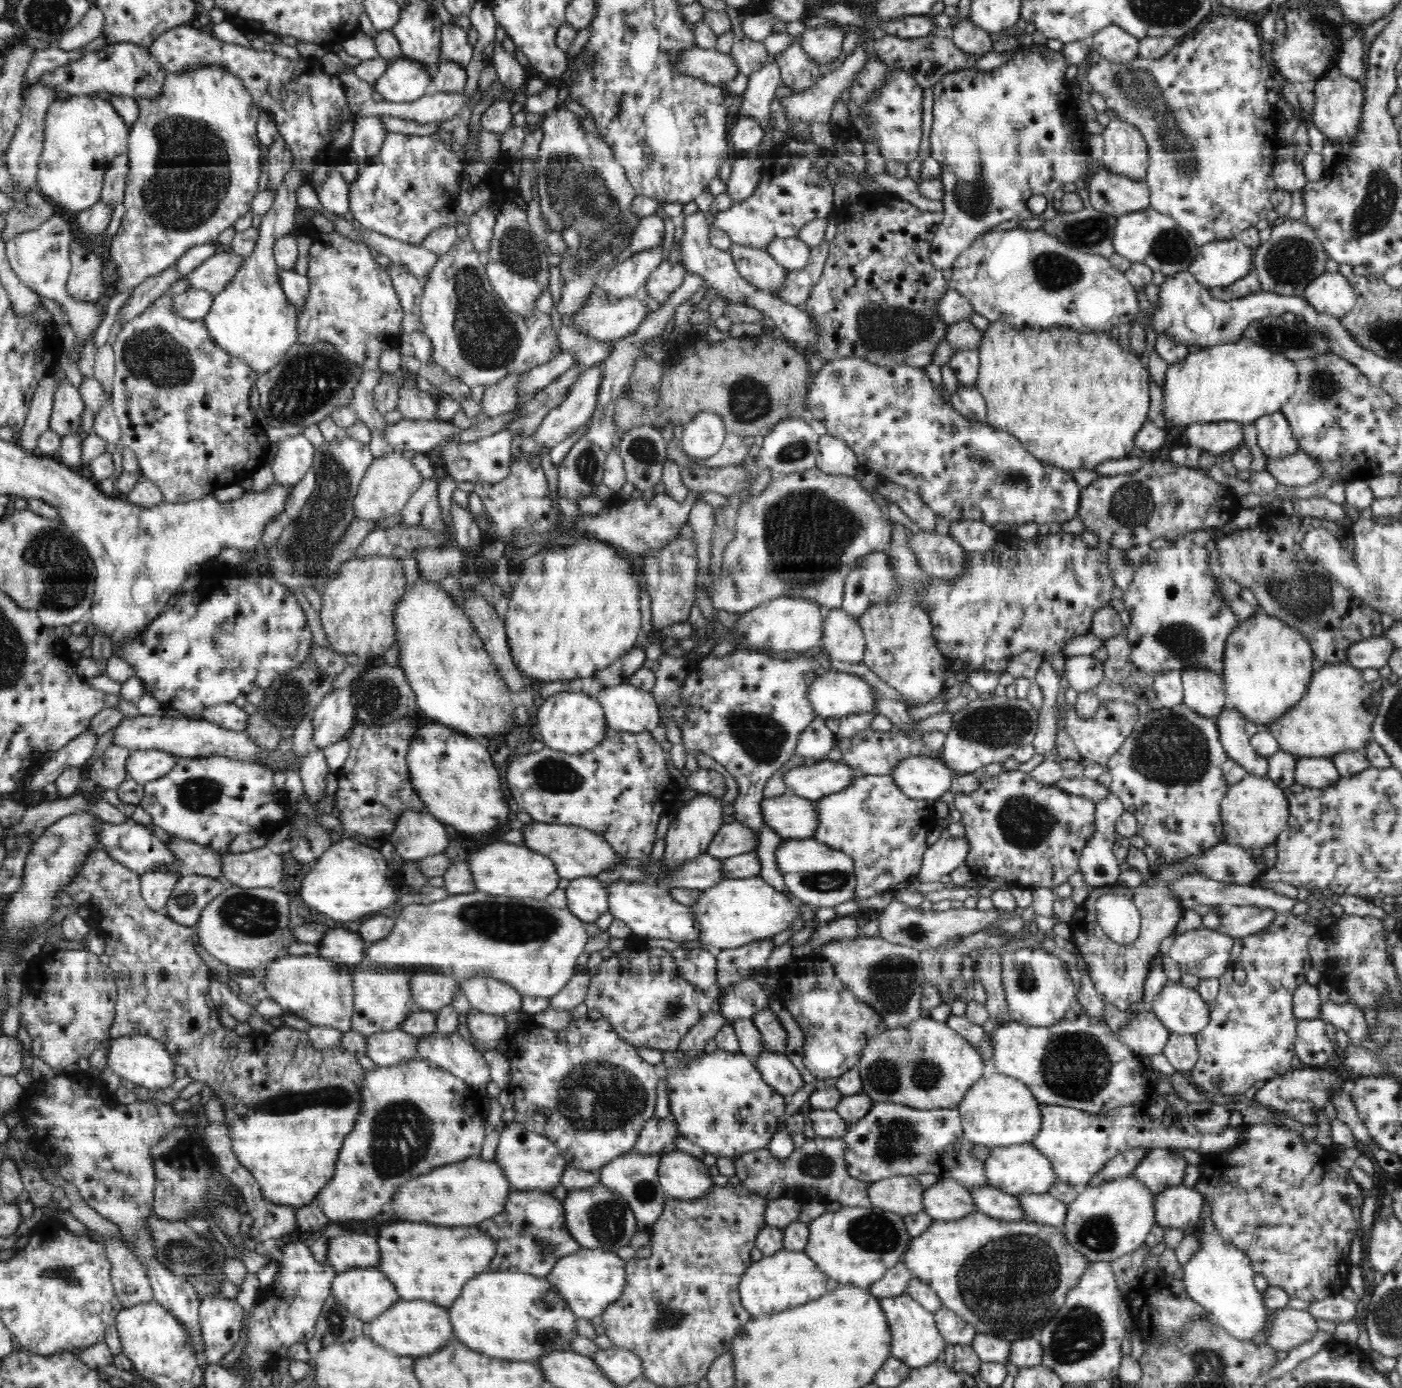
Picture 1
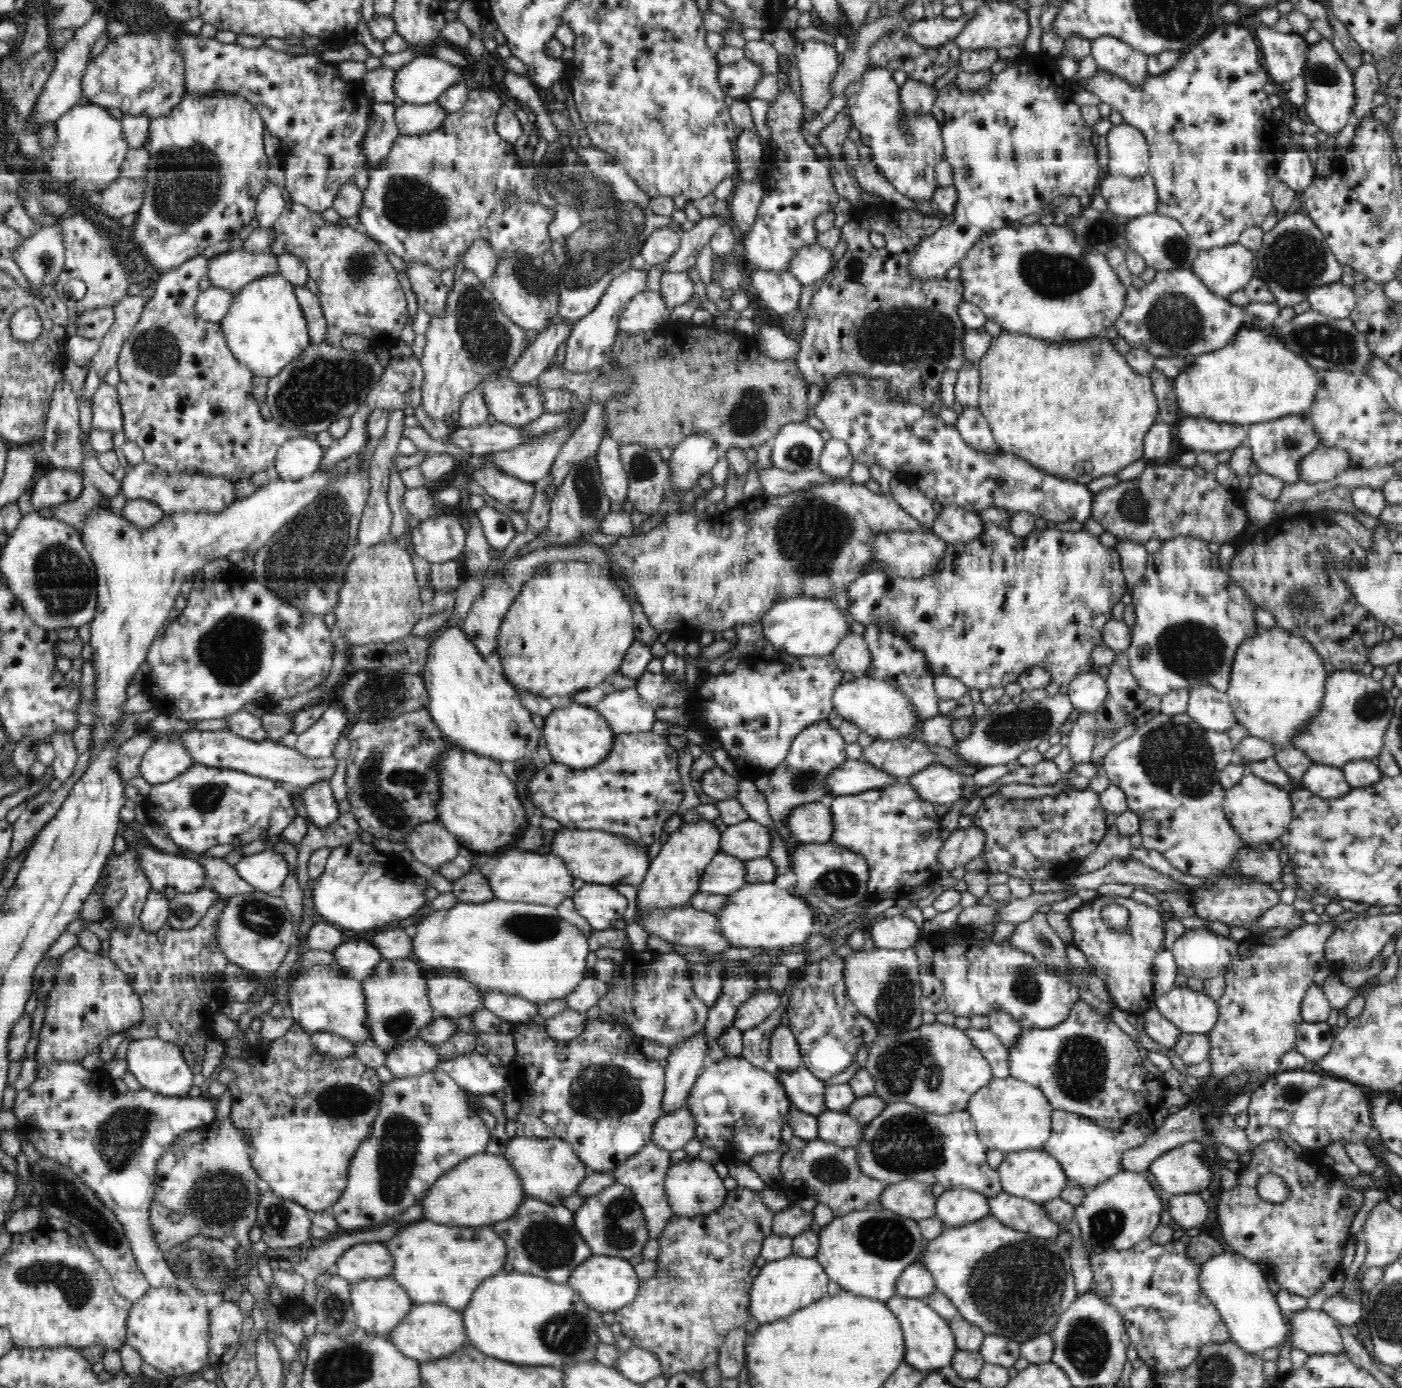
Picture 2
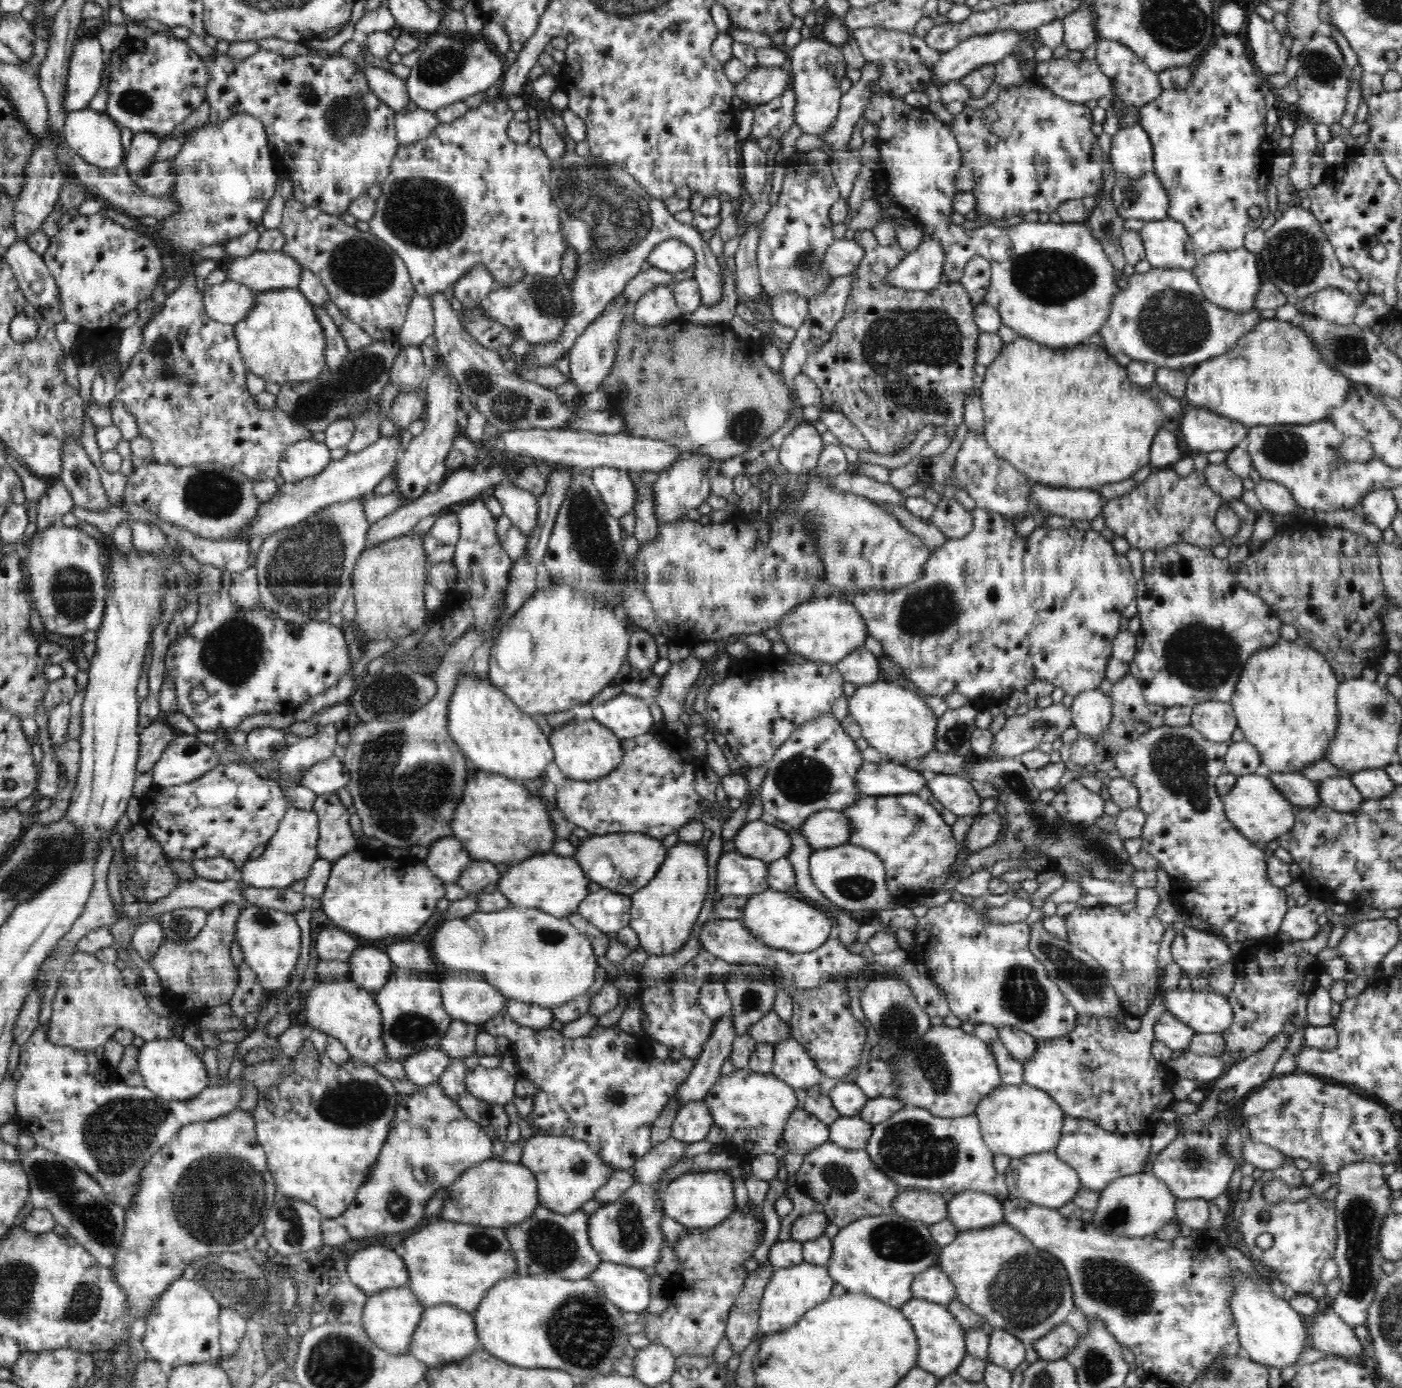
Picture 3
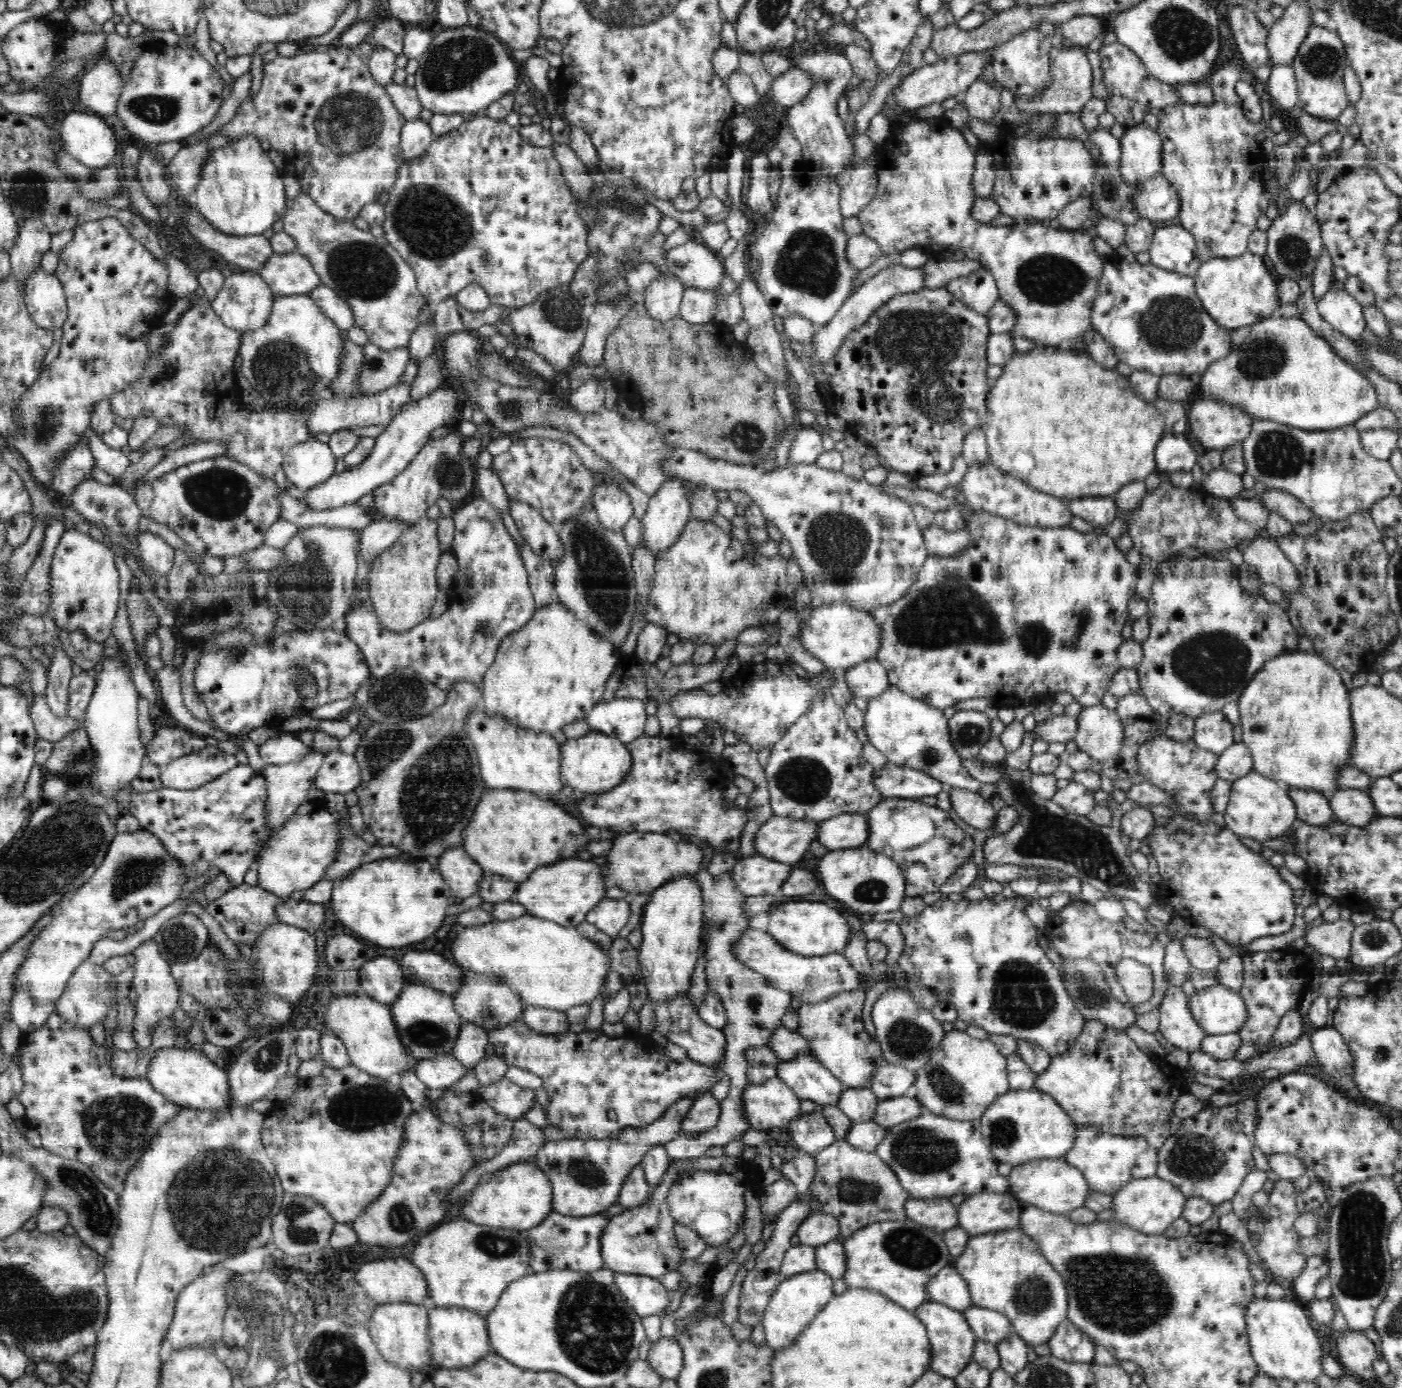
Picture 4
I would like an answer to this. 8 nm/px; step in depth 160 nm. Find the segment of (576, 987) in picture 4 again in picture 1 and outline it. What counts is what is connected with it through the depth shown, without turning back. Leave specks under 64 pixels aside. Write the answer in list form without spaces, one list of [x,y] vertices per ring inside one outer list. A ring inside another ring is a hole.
[[[474,891],[448,895],[427,904],[418,900],[404,907],[395,919],[392,934],[368,943],[365,958],[374,964],[430,966],[432,972],[452,976],[457,981],[475,976],[490,977],[512,985],[521,995],[550,998],[574,975],[576,959],[587,942],[583,920],[567,908],[556,908],[546,900],[532,897],[512,898]]]

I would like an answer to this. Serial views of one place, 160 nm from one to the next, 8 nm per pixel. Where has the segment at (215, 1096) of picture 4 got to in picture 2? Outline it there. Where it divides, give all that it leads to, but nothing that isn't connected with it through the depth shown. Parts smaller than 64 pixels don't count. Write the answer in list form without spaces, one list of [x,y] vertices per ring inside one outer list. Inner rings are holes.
[[[150,1037],[131,1041],[125,1059],[127,1062],[127,1069],[132,1072],[144,1089],[154,1091],[158,1095],[172,1097],[187,1096],[188,1091],[193,1089],[194,1083],[192,1083],[192,1078],[194,1075],[182,1055],[182,1050],[175,1044],[162,1040],[160,1037]]]

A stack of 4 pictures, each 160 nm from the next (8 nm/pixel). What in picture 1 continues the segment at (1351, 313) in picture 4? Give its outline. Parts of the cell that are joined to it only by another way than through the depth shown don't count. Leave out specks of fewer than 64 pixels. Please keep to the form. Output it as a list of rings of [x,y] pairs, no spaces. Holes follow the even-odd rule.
[[[1320,273],[1305,288],[1303,298],[1317,311],[1342,319],[1354,309],[1357,297],[1350,281],[1341,273]]]

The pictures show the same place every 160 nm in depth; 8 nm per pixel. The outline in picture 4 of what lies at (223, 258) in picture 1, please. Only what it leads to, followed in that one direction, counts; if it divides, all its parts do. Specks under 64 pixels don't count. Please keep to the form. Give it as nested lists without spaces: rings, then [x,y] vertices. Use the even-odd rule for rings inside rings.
[[[296,251],[274,253],[263,267],[252,273],[260,275],[275,296],[309,295],[310,290],[321,285],[312,263]]]

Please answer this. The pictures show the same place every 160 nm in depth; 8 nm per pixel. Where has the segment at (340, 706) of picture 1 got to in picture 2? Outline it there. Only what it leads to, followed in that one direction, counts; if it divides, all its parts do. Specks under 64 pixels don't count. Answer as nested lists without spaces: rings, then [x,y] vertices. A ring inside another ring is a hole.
[[[330,703],[322,718],[298,735],[295,749],[306,757],[330,757],[349,727],[346,710]]]

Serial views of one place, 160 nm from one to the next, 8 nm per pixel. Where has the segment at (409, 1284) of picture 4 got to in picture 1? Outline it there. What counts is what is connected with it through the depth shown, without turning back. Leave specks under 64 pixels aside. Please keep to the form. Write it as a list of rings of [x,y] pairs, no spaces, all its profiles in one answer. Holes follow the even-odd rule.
[[[354,1231],[333,1236],[328,1239],[326,1262],[336,1273],[350,1268],[376,1268],[380,1262],[378,1241]]]

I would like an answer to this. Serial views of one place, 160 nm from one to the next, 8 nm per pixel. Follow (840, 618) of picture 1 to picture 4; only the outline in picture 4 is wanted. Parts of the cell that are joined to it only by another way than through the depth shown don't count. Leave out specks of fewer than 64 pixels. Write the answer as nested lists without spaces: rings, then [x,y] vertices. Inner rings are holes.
[[[877,659],[860,662],[854,668],[844,670],[843,674],[854,697],[870,700],[880,696],[891,685],[887,671]]]

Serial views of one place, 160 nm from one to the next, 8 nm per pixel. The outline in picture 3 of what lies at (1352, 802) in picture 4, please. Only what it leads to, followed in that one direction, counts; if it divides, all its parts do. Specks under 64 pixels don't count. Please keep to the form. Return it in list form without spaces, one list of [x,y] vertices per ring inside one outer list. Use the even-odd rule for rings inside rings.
[[[1332,776],[1317,782],[1319,800],[1324,805],[1338,811],[1350,812],[1356,810],[1365,799],[1364,796],[1352,785],[1349,778],[1343,776]]]

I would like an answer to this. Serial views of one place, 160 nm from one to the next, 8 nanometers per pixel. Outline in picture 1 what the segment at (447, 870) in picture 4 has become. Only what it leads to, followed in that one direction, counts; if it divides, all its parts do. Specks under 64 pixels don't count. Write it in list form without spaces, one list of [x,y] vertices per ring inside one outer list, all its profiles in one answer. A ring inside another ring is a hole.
[[[406,809],[386,840],[405,860],[417,861],[444,852],[448,846],[446,824],[428,812]]]

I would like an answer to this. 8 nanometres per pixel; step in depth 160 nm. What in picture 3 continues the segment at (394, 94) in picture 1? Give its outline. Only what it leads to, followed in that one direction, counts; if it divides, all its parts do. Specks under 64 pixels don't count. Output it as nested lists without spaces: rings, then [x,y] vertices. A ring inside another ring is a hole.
[[[439,30],[430,34],[426,42],[430,49],[420,54],[420,60],[405,79],[407,93],[417,108],[436,112],[440,107],[464,101],[473,94],[487,92],[504,74],[502,60],[481,35],[458,36]]]

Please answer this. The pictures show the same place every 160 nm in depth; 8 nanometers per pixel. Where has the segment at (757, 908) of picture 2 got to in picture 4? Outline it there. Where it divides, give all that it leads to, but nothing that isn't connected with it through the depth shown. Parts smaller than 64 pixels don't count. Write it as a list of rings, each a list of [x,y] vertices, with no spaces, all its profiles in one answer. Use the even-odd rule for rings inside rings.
[[[792,900],[777,903],[770,908],[768,934],[788,950],[802,956],[824,956],[831,952],[842,953],[851,937],[847,919],[823,901]]]

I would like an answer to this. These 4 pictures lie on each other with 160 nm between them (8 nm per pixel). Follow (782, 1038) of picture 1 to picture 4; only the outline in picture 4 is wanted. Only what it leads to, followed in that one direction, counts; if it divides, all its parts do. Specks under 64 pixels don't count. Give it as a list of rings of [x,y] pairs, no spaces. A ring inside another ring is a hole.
[[[800,1055],[777,1064],[777,1077],[781,1078],[801,1100],[808,1100],[814,1109],[836,1105],[846,1086],[832,1071],[813,1055]]]

